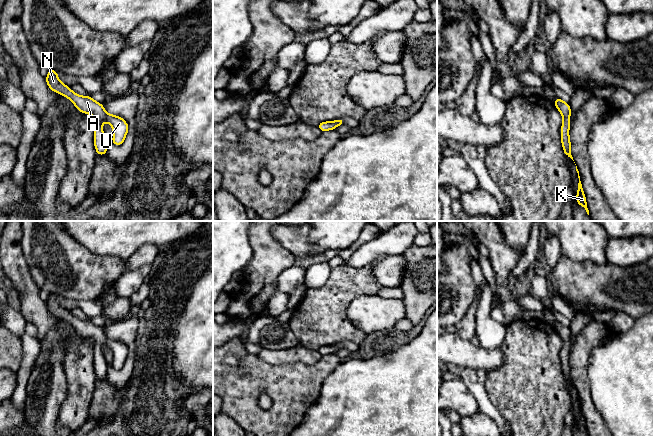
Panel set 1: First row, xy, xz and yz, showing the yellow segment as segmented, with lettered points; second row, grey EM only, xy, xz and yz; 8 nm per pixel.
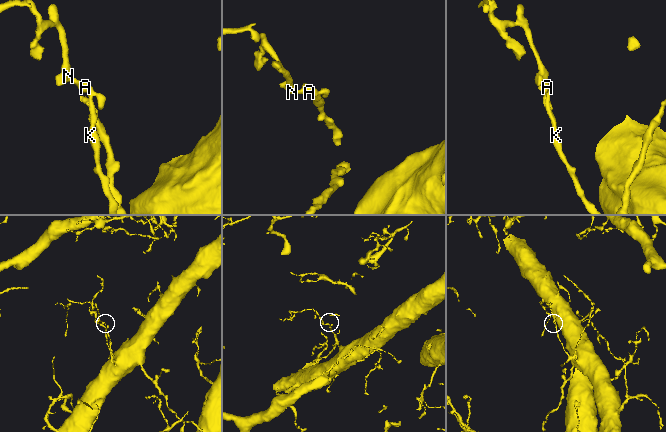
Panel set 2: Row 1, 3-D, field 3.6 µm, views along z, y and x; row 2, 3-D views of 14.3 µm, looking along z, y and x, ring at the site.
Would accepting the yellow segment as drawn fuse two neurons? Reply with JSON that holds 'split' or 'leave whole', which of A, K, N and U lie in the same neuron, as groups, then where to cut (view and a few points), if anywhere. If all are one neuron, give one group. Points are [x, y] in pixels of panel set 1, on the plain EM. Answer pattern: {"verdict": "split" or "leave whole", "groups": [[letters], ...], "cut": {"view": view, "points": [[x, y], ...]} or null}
{"verdict": "leave whole", "groups": [["A", "K", "N", "U"]], "cut": null}

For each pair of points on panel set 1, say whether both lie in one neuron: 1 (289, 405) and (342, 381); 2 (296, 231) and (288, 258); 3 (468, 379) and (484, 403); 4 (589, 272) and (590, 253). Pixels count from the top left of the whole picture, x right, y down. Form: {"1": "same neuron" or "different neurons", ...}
{"1": "different neurons", "2": "different neurons", "3": "same neuron", "4": "different neurons"}

